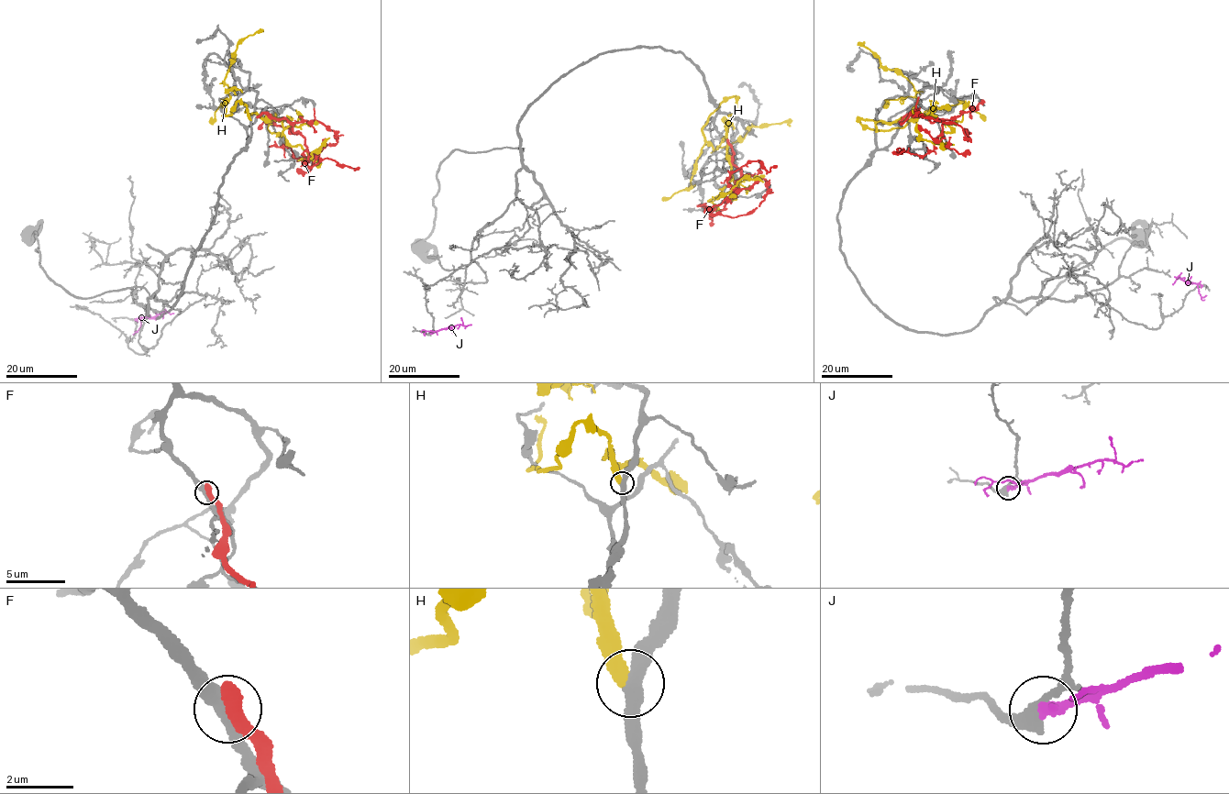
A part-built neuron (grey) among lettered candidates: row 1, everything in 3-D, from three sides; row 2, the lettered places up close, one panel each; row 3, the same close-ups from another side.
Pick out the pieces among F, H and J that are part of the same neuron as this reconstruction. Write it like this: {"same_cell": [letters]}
{"same_cell": []}

